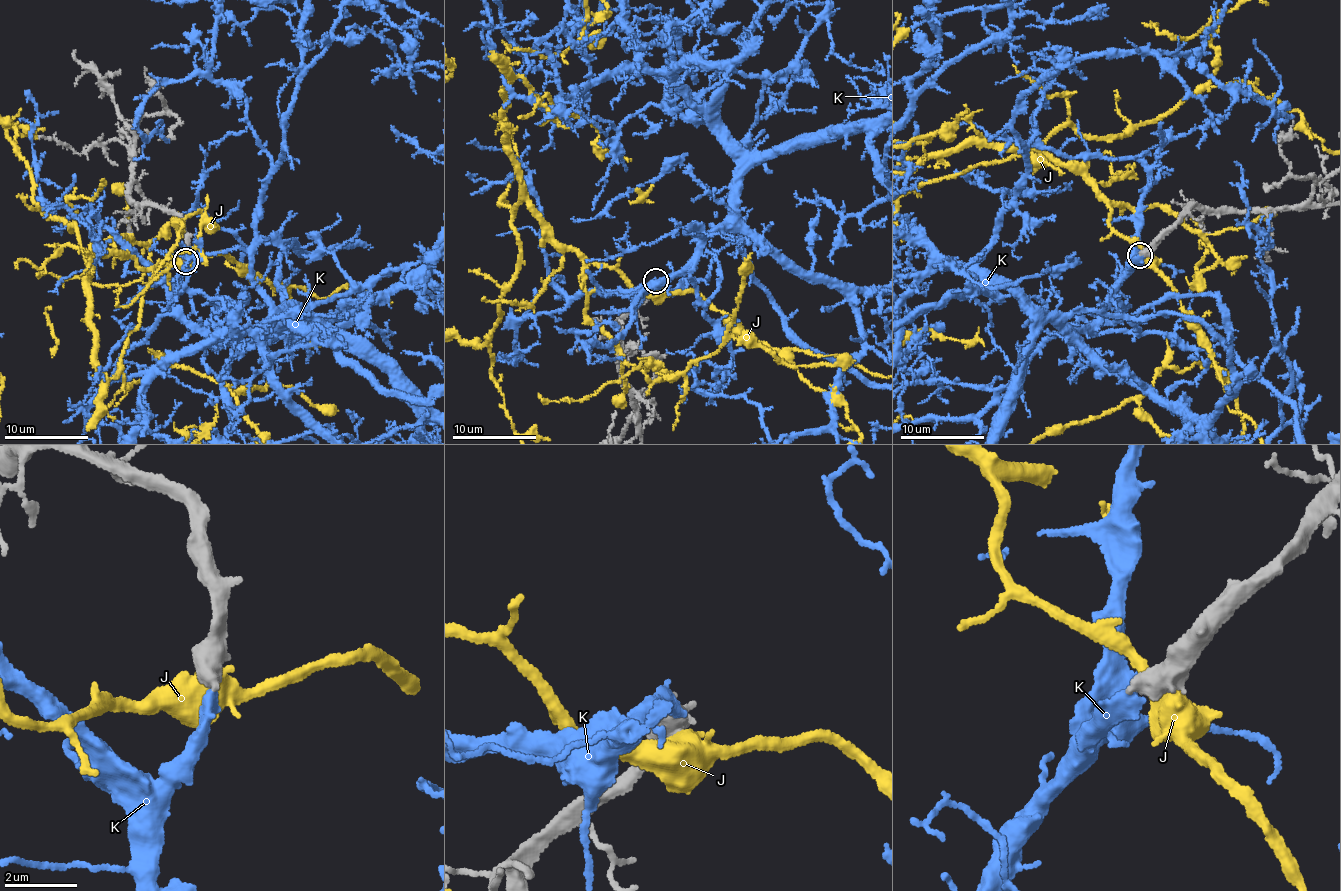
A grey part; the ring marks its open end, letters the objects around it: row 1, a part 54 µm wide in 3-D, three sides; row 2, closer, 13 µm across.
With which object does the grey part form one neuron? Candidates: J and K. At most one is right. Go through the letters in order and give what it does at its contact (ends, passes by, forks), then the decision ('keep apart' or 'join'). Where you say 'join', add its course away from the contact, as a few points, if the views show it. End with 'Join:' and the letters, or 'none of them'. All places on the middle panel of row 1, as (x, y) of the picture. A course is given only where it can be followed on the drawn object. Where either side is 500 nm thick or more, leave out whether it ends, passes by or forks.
J: keep apart
K: join
Join: K

